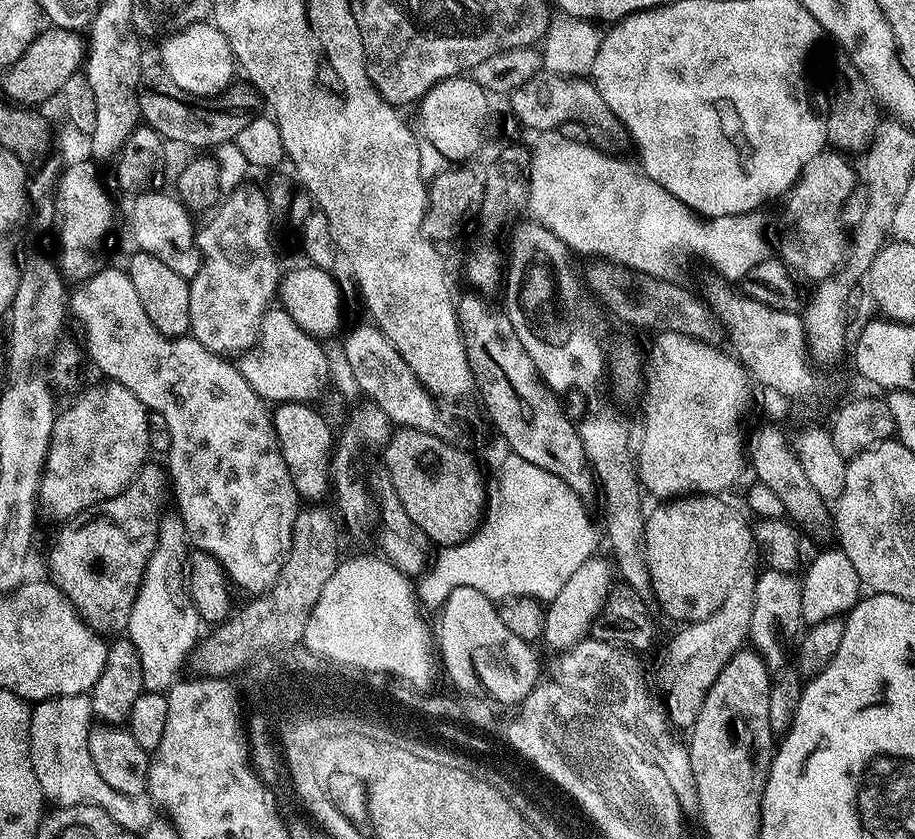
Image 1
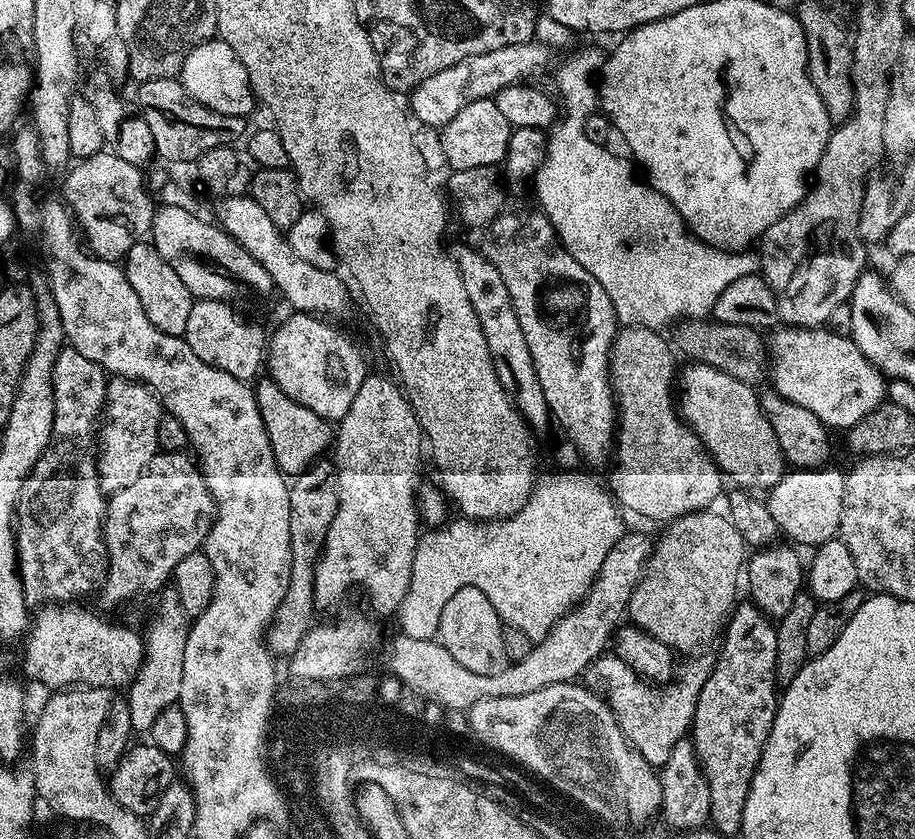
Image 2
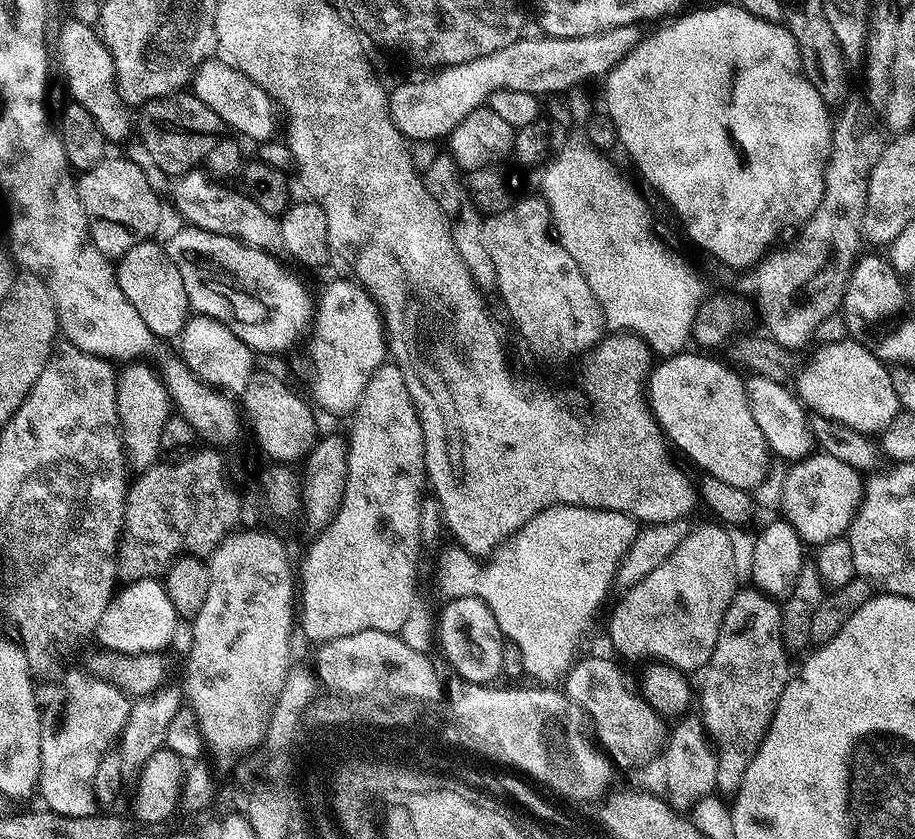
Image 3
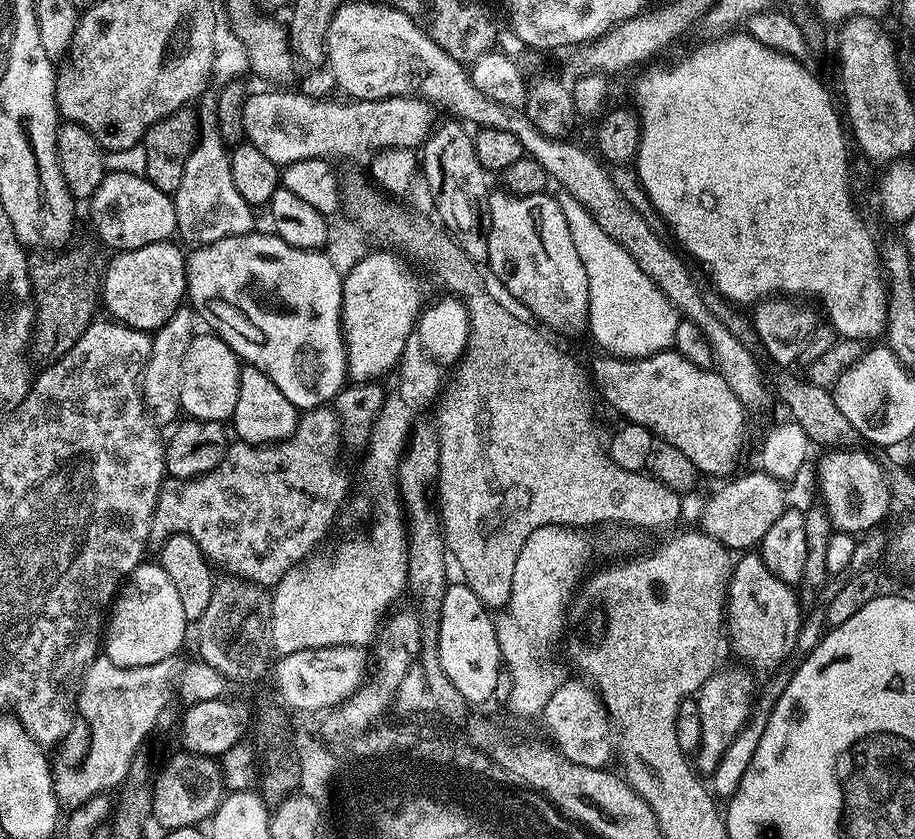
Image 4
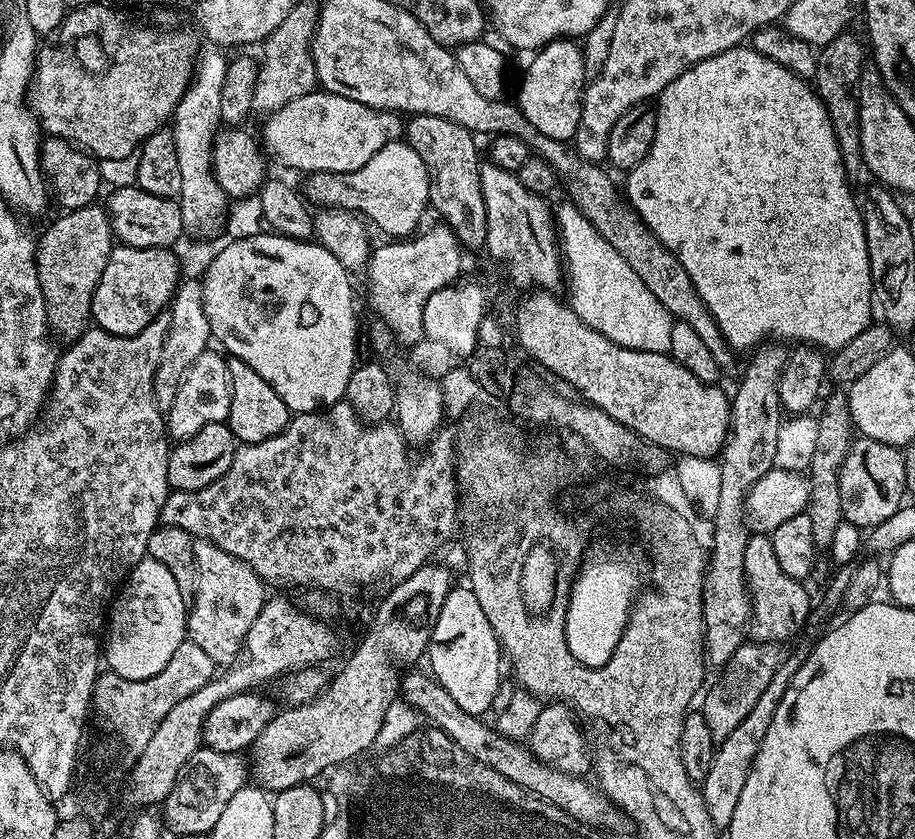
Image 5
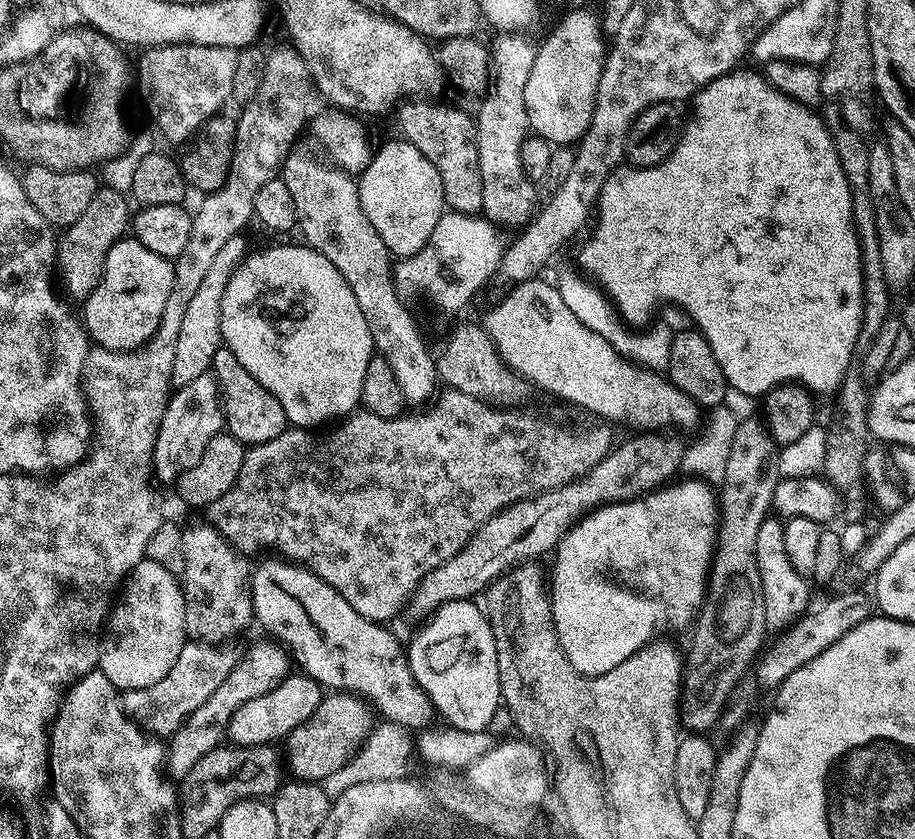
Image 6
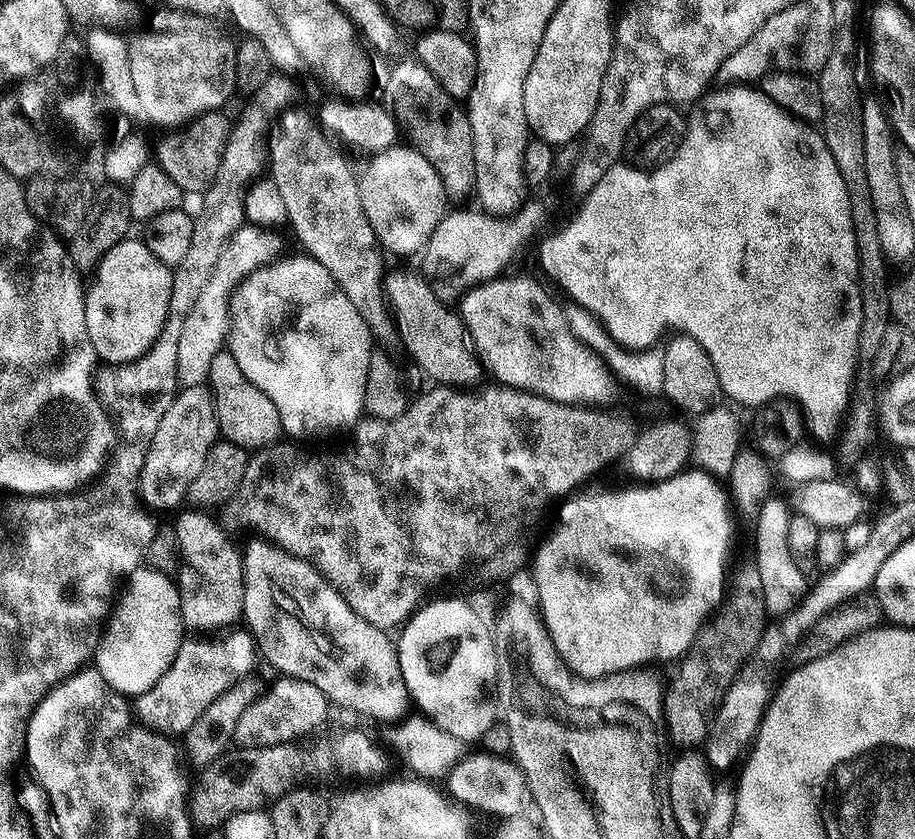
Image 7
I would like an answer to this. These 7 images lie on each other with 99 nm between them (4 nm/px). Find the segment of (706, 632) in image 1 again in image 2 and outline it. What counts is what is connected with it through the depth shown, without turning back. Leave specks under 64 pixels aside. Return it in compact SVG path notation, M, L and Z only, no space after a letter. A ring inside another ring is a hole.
M601 654L593 664L588 665L588 669L582 677L583 683L597 693L602 694L608 708L614 714L622 734L628 739L628 743L642 754L642 758L646 758L646 762L653 766L663 766L666 758L670 758L674 746L678 746L678 742L689 735L692 719L698 706L698 694L702 694L702 686L706 686L706 678L710 678L712 673L713 657L711 655L708 657L700 656L704 654L696 654L685 659L688 661L681 668L679 665L675 669L674 675L667 684L657 686L637 676L636 671L633 670L627 659L624 661L620 656L608 655Z

